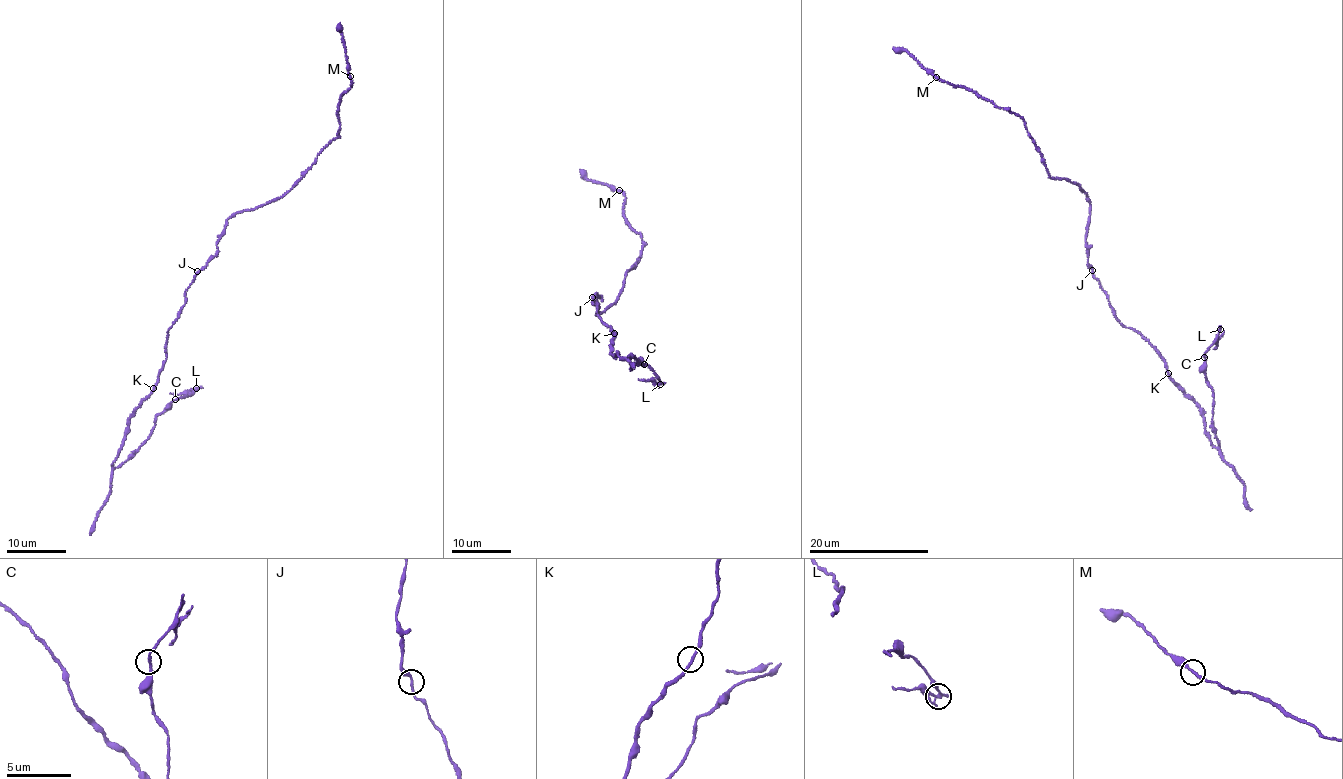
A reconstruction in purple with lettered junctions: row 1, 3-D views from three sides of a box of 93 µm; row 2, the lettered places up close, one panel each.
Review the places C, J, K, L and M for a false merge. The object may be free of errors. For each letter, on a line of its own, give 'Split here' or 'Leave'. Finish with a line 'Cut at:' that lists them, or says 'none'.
C: Leave
J: Leave
K: Leave
L: Split here
M: Leave
Cut at: L

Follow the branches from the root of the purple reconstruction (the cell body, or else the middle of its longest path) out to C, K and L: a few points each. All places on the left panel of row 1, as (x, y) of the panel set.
C: (197, 273), (166, 332), (166, 358), (157, 385), (129, 419), (113, 467), (134, 453), (156, 417), (175, 399)
K: (197, 273), (185, 292), (181, 313), (166, 332), (166, 358), (153, 388)
L: (197, 273), (166, 332), (166, 358), (157, 385), (129, 419), (113, 466), (134, 453), (164, 409), (196, 388)

